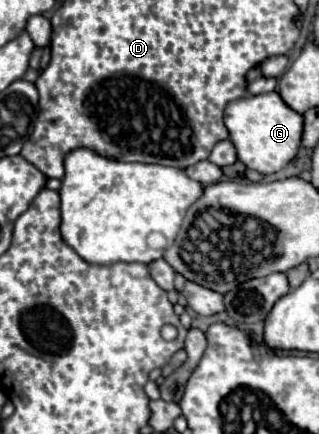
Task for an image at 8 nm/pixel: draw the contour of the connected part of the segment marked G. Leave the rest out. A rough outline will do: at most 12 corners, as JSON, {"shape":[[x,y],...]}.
{"shape":[[277,92],[225,108],[239,160],[261,174],[301,148],[303,116]]}

